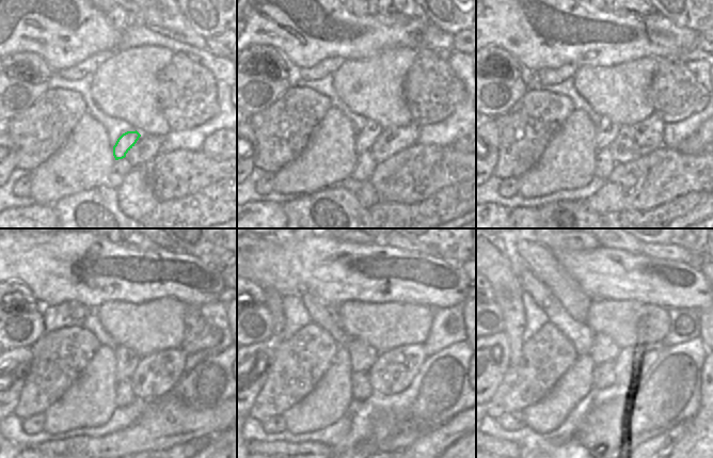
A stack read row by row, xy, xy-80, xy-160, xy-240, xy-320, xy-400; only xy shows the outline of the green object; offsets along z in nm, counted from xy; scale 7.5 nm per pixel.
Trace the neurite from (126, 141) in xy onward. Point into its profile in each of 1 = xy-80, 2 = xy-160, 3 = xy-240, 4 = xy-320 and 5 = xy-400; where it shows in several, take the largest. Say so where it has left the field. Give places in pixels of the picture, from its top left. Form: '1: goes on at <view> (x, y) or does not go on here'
1: goes on at xy-80 (365, 138)
2: goes on at xy-160 (606, 130)
3: goes on at xy-240 (127, 360)
4: goes on at xy-320 (362, 356)
5: goes on at xy-400 (603, 349)

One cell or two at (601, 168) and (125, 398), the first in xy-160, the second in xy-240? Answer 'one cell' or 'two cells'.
one cell

